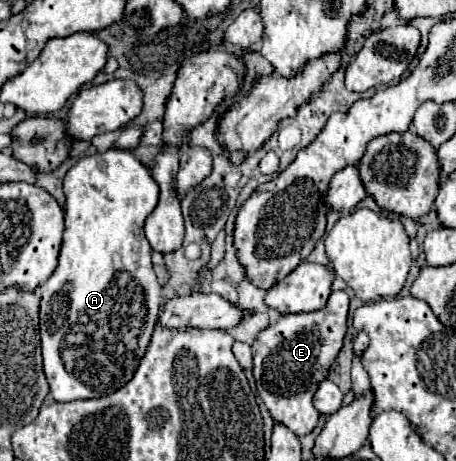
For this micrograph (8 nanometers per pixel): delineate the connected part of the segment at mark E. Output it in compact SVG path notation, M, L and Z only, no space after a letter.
M344 290L332 292L328 304L316 312L308 314L286 314L280 316L274 324L264 328L254 344L254 380L262 402L276 422L282 422L296 436L306 436L318 426L318 410L312 404L312 398L322 380L328 378L338 350L348 328L348 304L350 298Z

